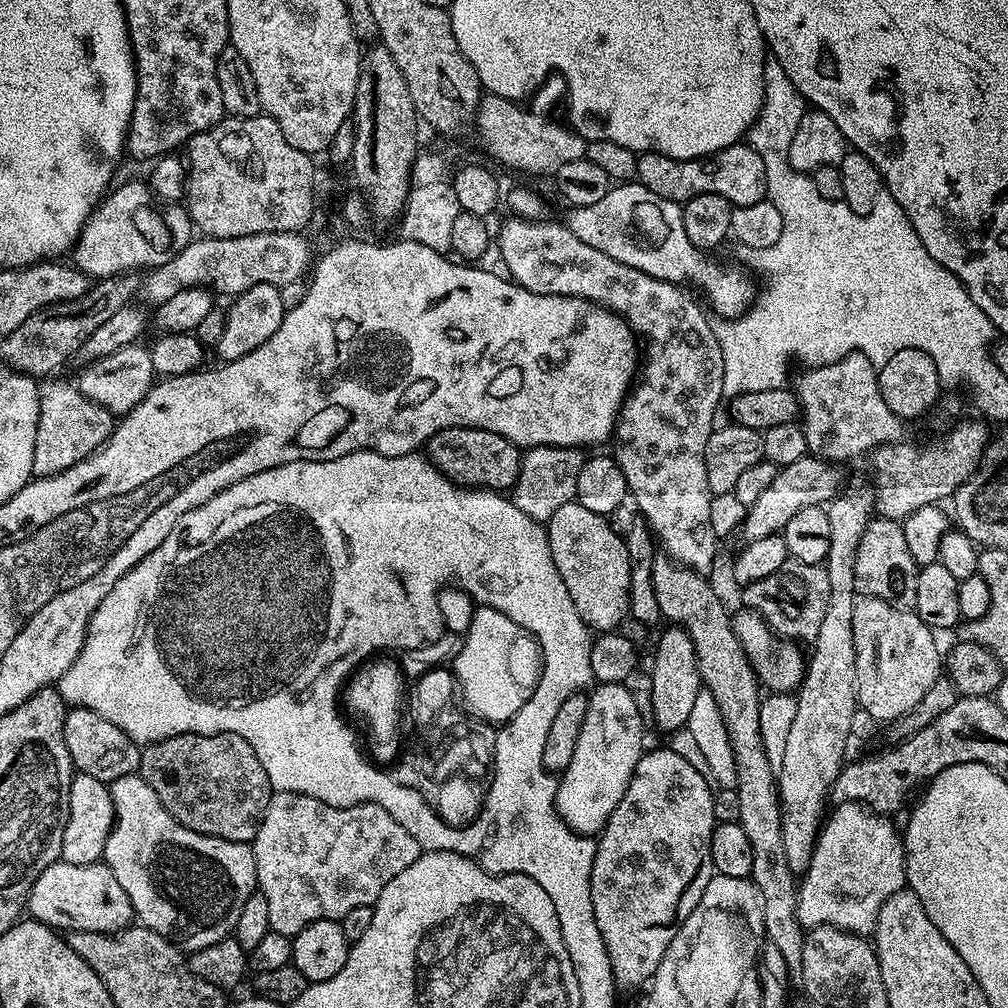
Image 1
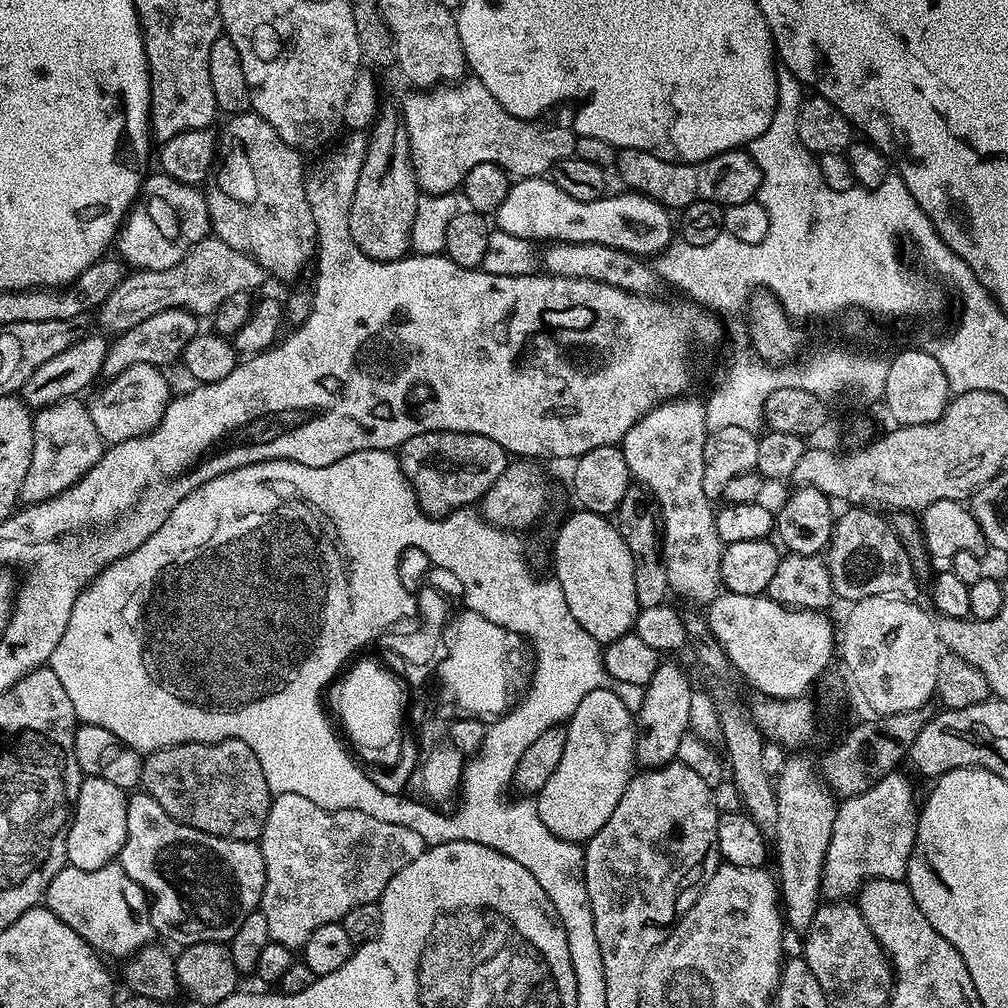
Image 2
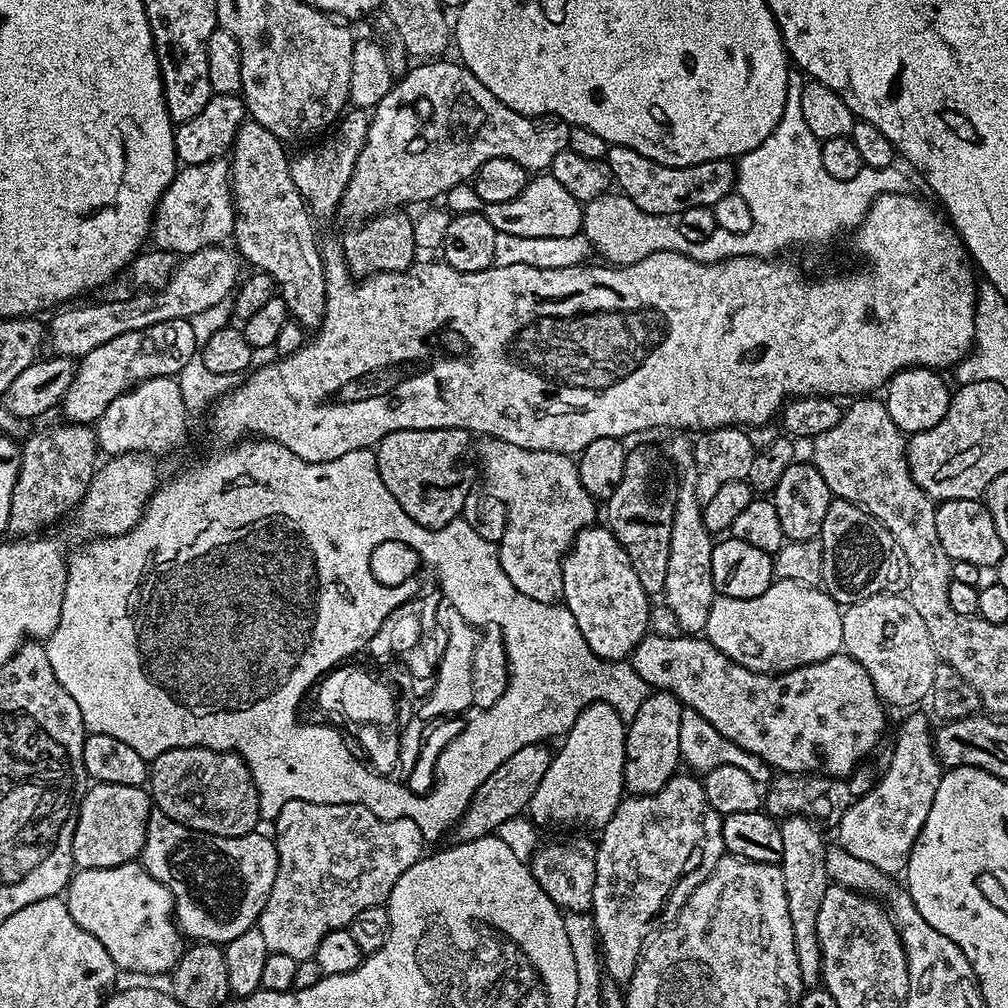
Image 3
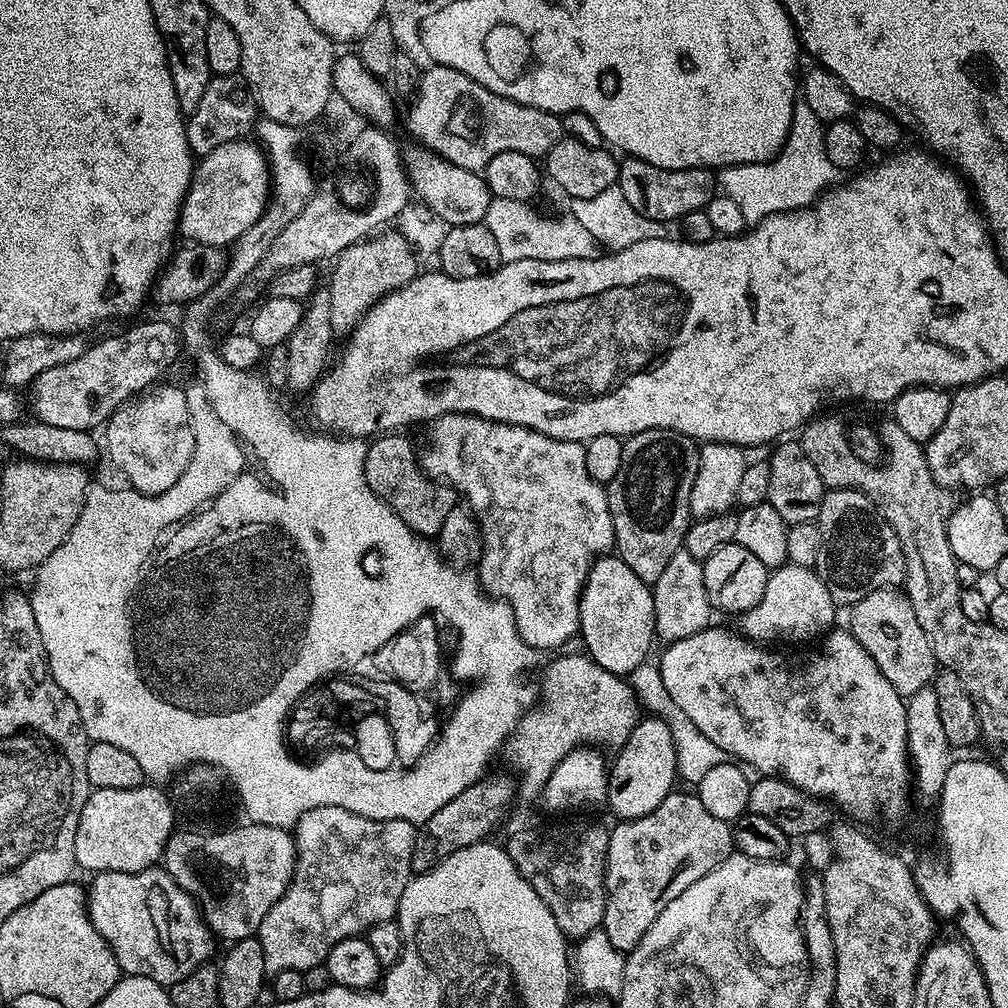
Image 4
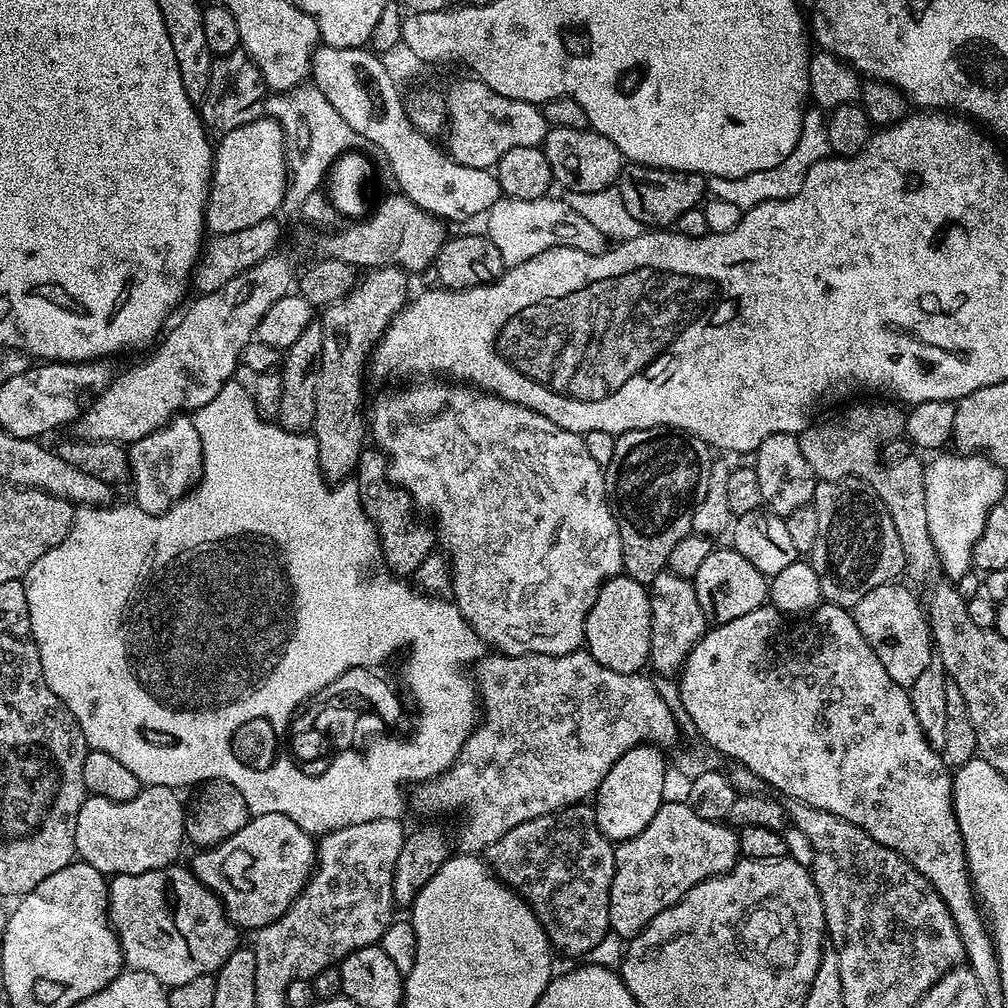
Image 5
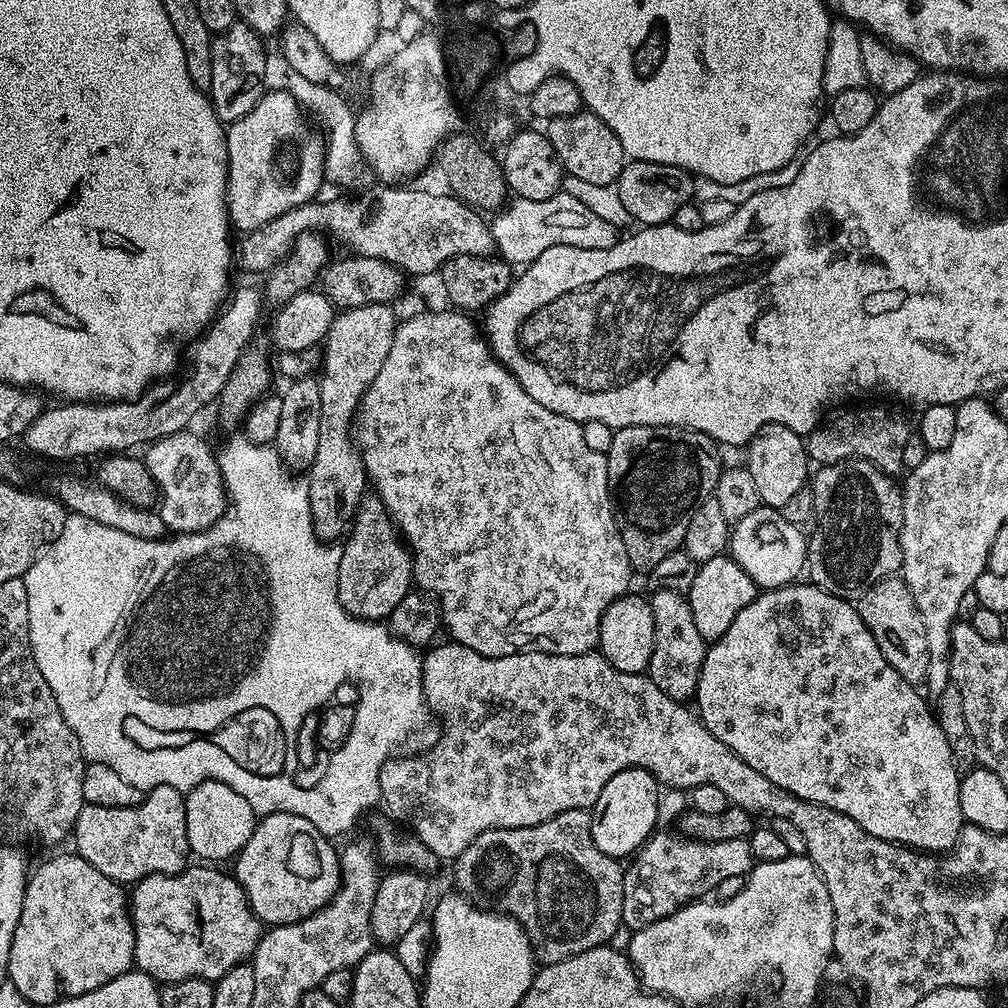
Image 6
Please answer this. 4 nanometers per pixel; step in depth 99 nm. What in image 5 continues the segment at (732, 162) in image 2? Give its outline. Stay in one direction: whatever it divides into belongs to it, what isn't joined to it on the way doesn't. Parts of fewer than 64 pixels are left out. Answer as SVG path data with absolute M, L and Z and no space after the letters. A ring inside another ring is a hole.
M625 163L620 170L618 187L630 214L652 230L675 225L686 210L701 207L706 200L706 180L698 172L675 172L669 168L651 168L645 164Z

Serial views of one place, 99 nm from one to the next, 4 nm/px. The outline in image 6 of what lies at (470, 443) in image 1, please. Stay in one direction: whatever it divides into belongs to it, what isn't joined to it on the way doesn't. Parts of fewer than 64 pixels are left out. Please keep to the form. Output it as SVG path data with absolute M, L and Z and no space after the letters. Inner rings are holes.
M366 494L356 507L356 514L352 517L351 525L346 532L346 539L340 549L338 602L342 602L347 612L351 616L357 616L359 620L382 622L391 617L394 606L398 606L398 602L402 602L402 598L406 598L406 594L413 591L413 588L412 554L408 550L408 545L404 543L400 533L396 530L396 525L388 517L388 511L383 502L375 494Z

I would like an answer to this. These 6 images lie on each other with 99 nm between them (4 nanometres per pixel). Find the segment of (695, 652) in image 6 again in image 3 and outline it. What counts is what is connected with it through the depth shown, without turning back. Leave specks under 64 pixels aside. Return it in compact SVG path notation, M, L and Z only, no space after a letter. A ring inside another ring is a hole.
M676 440L666 448L666 452L678 473L678 487L674 522L670 530L670 562L666 566L666 586L662 593L662 604L669 607L678 618L681 633L700 634L705 631L711 604L717 598L712 577L714 536L706 530L704 510L696 493L696 463L692 444L689 441Z

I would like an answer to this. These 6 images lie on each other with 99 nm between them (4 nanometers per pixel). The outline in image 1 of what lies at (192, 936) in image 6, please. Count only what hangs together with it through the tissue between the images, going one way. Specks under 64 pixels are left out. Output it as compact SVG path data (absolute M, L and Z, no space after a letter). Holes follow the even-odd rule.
M63 862L51 864L33 879L28 889L26 912L33 920L40 920L52 928L68 932L123 932L134 920L132 903L130 898L126 898L126 890L122 890L118 878L114 878L108 865L103 862L83 864L82 866Z

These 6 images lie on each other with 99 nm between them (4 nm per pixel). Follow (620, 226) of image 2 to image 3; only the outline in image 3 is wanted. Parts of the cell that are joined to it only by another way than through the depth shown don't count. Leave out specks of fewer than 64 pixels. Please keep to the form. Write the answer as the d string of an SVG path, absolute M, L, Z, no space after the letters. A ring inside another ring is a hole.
M536 174L529 179L526 190L510 202L494 202L483 209L483 214L502 234L518 234L518 238L570 238L581 235L583 226L581 201L565 190L550 174Z

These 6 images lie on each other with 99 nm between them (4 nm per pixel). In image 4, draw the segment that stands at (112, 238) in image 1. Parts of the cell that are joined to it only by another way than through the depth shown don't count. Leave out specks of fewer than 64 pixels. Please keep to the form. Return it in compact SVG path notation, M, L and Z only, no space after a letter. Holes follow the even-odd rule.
M248 138L226 142L226 146L218 146L218 150L210 150L210 154L199 157L188 193L184 196L184 203L180 205L178 228L182 236L184 232L185 241L227 249L235 243L240 235L245 234L254 222L258 222L265 215L269 201L270 171L264 148Z

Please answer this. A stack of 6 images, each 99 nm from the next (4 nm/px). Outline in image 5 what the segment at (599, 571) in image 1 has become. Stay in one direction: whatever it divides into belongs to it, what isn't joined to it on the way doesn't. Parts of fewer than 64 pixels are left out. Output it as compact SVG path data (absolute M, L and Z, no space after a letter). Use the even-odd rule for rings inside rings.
M626 574L610 578L602 586L602 590L586 618L586 626L584 627L586 650L598 663L606 666L606 670L614 670L618 674L639 673L643 669L640 667L643 664L645 667L649 663L651 617L650 598L648 597L648 589L645 585L639 584L637 580L630 578Z

